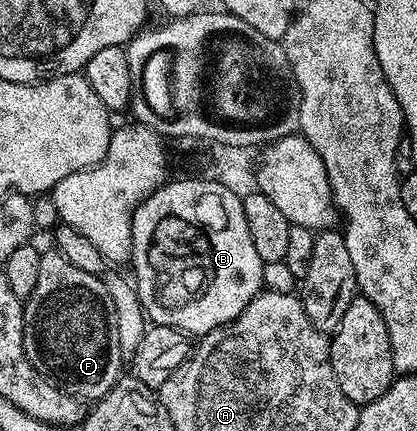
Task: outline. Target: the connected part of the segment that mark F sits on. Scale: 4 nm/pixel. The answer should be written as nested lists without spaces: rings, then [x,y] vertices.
[[[59,249],[51,250],[45,250],[41,254],[40,264],[38,265],[38,281],[34,285],[34,293],[30,293],[30,297],[23,300],[26,357],[30,357],[30,365],[34,365],[34,369],[38,369],[38,373],[42,373],[42,377],[49,379],[55,387],[60,387],[66,393],[75,395],[81,401],[95,401],[101,399],[122,377],[122,370],[120,371],[122,356],[118,345],[118,317],[114,317],[114,301],[110,301],[110,293],[106,293],[106,285],[100,280],[99,275],[82,273],[82,269],[78,269],[78,265],[70,265],[68,258]]]

